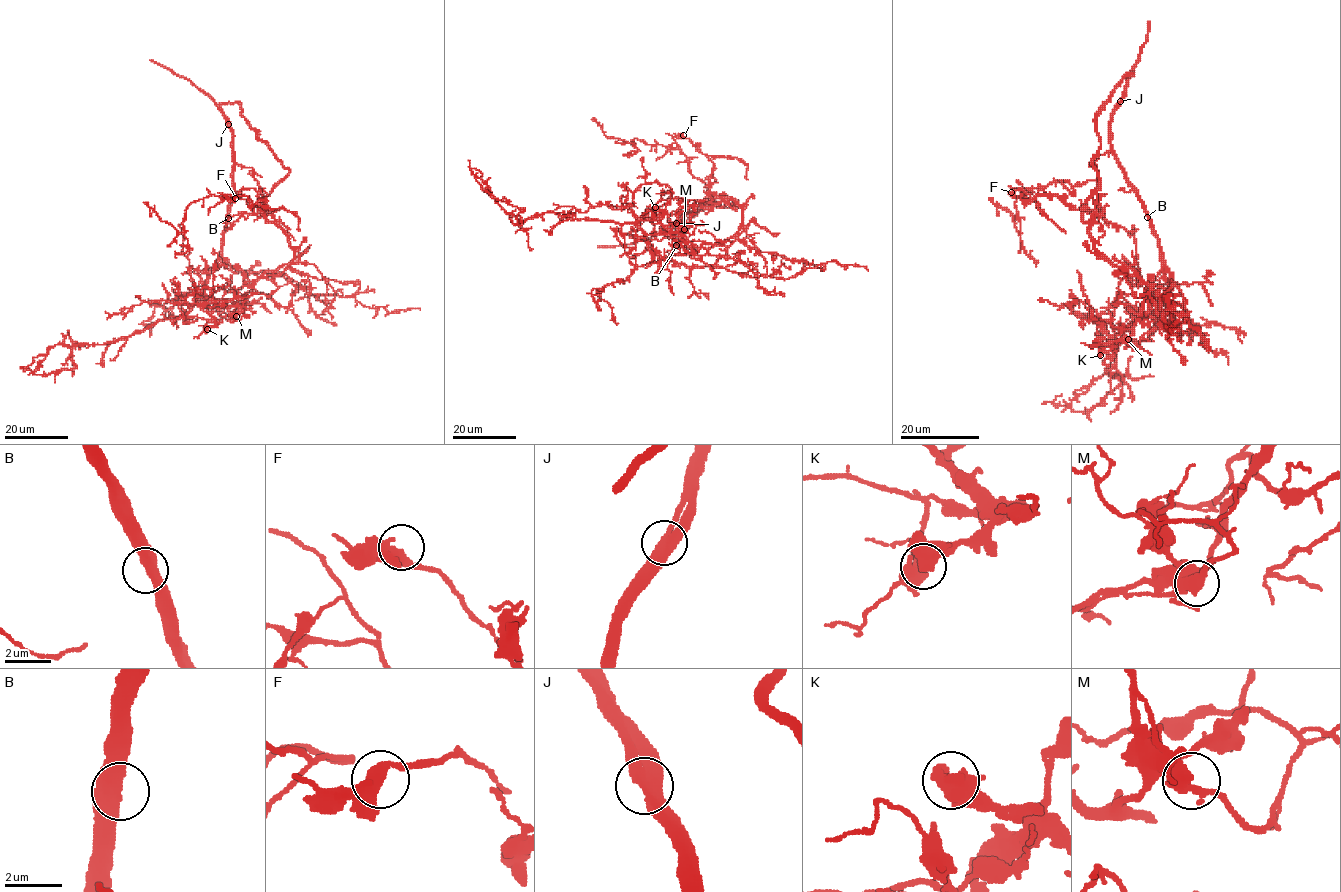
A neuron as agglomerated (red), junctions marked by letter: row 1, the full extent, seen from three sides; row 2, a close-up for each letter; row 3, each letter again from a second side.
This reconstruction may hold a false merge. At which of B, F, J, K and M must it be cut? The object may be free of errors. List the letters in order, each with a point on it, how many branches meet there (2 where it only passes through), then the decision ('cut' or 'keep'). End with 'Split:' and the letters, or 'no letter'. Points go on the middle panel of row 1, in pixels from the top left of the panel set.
B: (676, 245) | 2 | keep
F: (683, 135) | 2 | keep
J: (676, 223) | 2 | keep
K: (655, 207) | 2 | keep
M: (684, 229) | 2 | keep
Split: no letter

